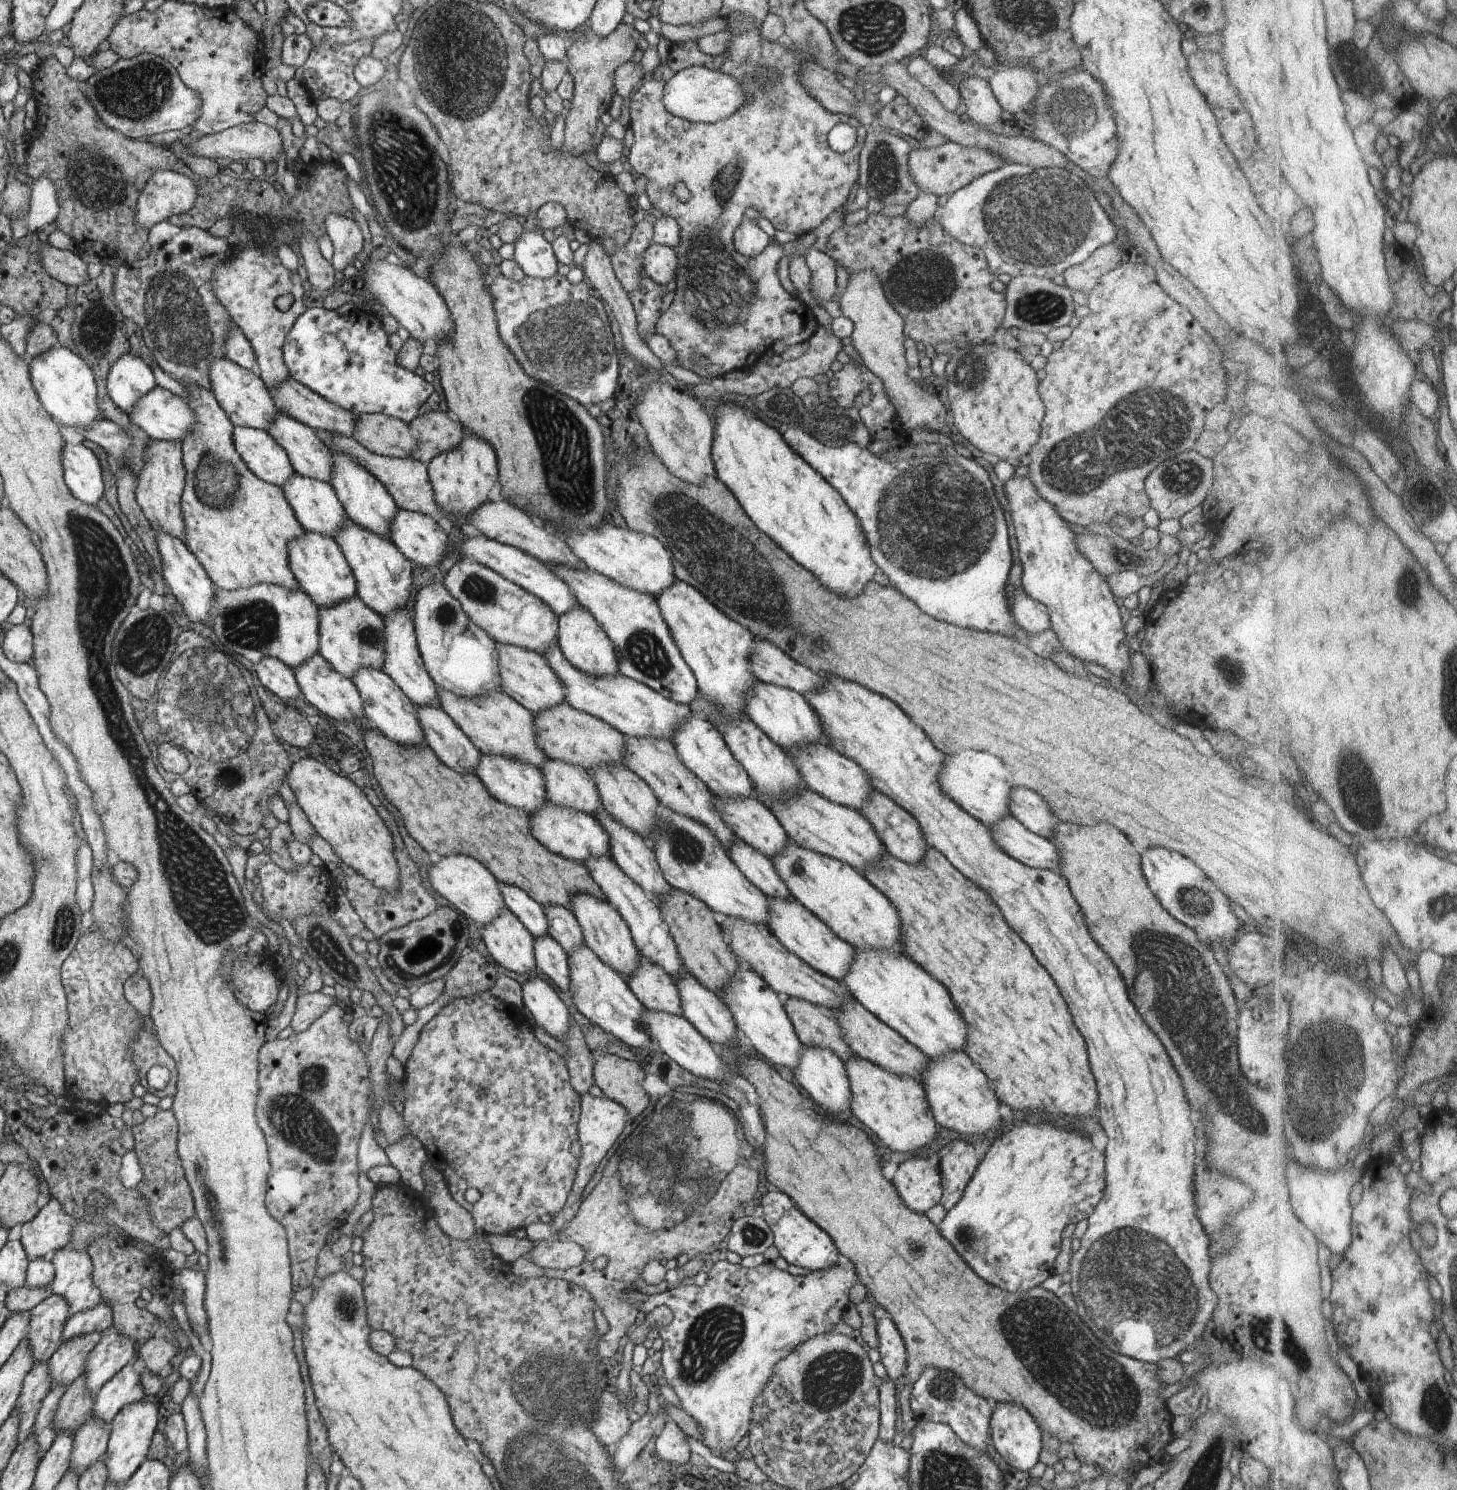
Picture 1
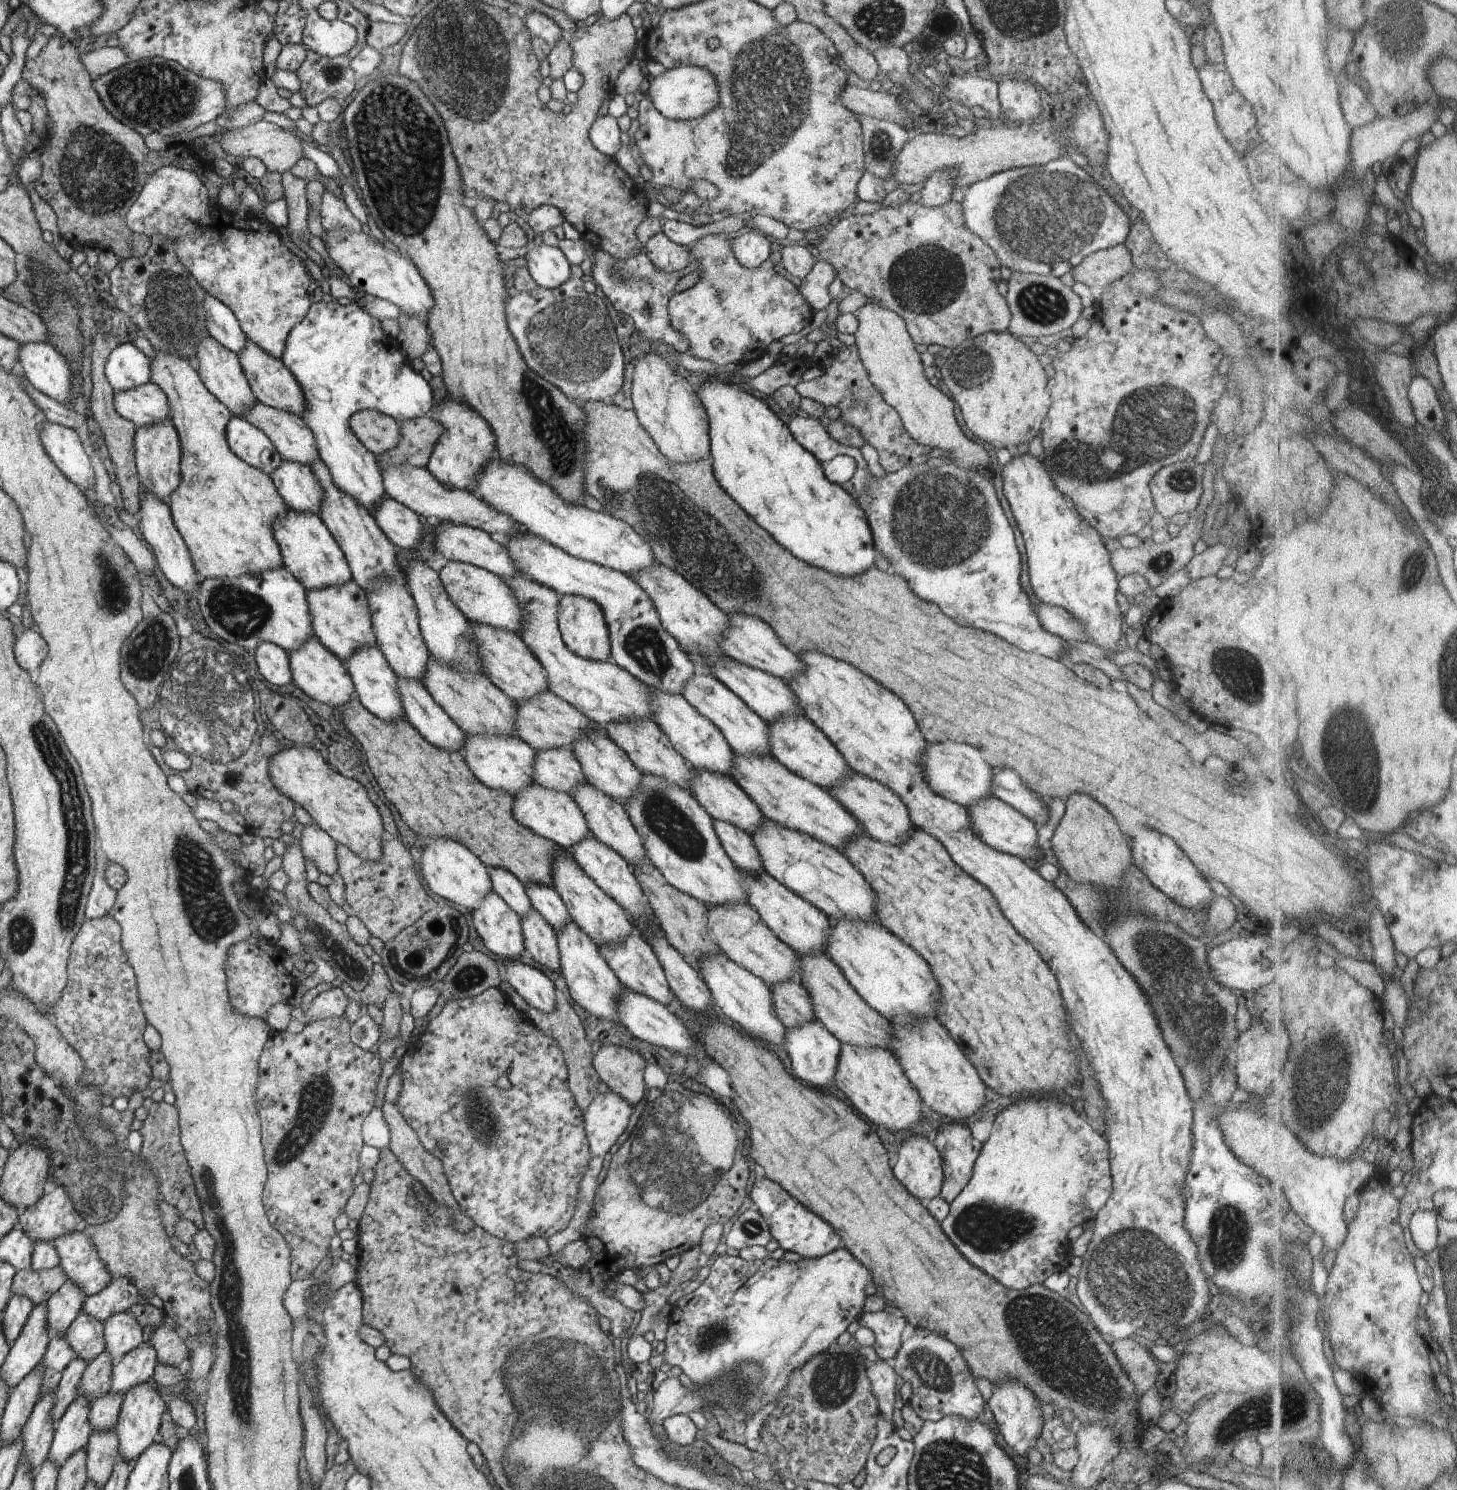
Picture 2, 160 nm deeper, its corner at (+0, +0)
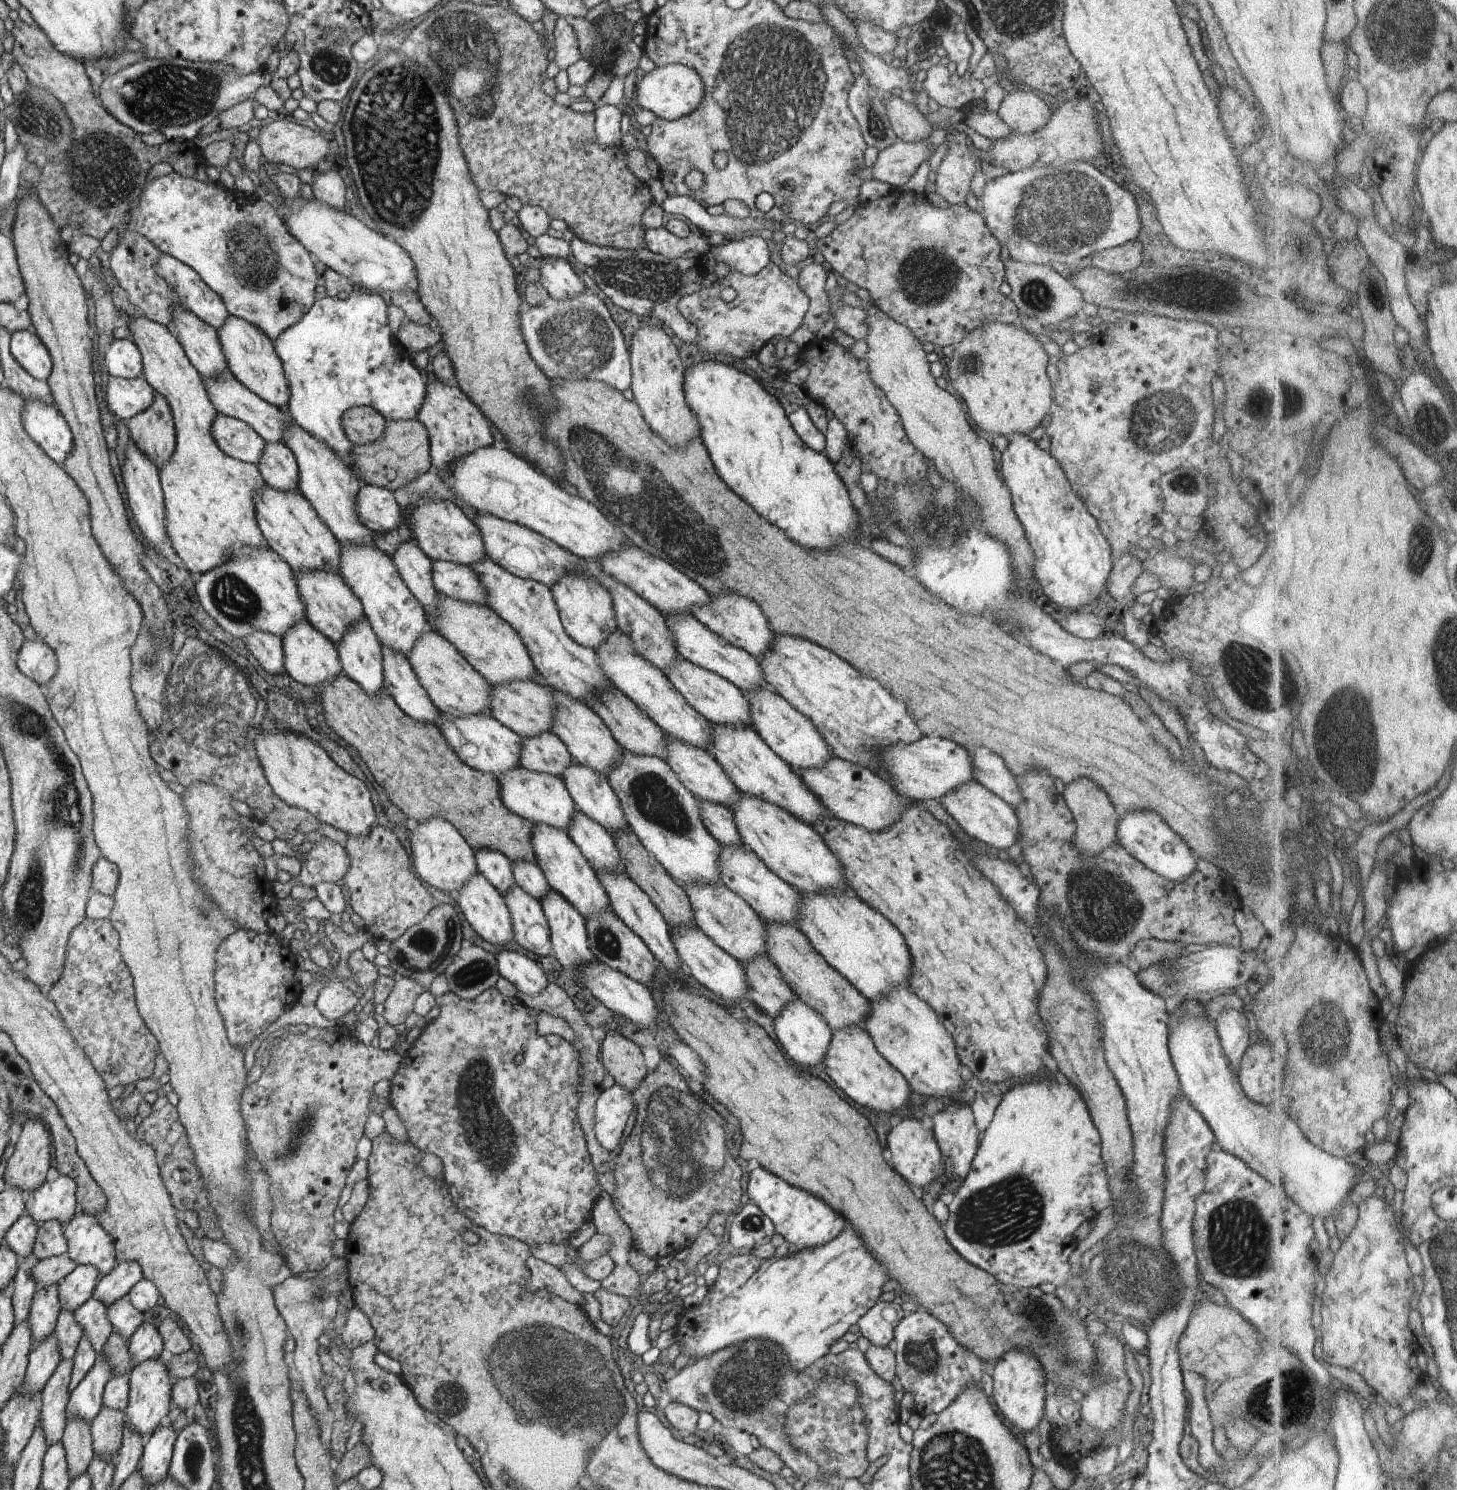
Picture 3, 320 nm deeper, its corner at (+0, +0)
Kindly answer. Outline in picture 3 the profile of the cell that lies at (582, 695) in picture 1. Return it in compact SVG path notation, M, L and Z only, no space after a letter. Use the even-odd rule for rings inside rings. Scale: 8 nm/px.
M488 556L469 567L487 590L487 604L521 636L535 670L547 680L548 685L587 705L592 695L616 689L600 668L595 650L579 645L568 636L548 585L514 576Z

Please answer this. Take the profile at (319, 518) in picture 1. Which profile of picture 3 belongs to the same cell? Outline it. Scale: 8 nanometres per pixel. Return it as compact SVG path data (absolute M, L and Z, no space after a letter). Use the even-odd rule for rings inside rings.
M267 442L257 467L266 484L283 491L298 491L300 469L296 454L284 443Z

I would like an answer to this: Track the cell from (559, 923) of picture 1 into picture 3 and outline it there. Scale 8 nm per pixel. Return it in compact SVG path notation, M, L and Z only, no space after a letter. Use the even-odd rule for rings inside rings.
M518 859L511 861L511 867L515 882L541 902L551 887L537 863Z

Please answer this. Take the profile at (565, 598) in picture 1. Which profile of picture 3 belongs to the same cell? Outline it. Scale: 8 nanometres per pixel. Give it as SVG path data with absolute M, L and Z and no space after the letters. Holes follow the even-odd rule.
M426 499L414 505L410 513L414 541L433 561L445 560L469 567L486 557L478 527L454 501Z

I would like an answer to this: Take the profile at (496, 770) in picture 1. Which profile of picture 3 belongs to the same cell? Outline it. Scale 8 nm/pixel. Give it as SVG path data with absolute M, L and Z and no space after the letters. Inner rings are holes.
M440 712L435 720L440 732L453 751L473 769L494 773L498 778L507 770L517 767L521 753L522 737L498 722L486 712L475 715L457 716Z

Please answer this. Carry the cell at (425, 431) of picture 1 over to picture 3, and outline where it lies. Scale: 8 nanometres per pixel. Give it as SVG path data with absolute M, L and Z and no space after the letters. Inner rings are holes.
M388 418L384 436L371 443L354 445L353 470L363 484L378 485L395 491L432 470L429 435L425 425L418 419L393 421Z

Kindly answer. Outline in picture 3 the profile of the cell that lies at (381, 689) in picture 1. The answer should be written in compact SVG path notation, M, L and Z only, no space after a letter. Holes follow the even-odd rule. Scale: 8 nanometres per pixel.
M366 618L354 623L336 644L344 674L374 696L385 682L381 645Z

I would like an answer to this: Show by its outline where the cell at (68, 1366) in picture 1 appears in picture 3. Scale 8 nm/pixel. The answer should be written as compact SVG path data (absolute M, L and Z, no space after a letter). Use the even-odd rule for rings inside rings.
M90 1297L82 1306L75 1310L75 1319L83 1328L94 1350L97 1353L102 1352L103 1346L113 1333L113 1326L107 1317L107 1308L101 1300L96 1297Z

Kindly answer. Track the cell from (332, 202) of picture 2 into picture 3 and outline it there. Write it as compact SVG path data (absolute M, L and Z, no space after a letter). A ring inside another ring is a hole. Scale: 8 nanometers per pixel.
M335 166L327 172L316 173L313 176L312 188L314 197L329 204L337 211L343 211L347 202L346 197L344 197L346 187L344 175L341 175Z

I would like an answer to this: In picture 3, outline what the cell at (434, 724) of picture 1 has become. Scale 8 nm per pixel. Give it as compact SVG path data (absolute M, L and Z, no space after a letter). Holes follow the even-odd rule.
M381 645L384 657L386 688L398 706L414 720L435 724L440 711L430 700L428 693L420 684L408 657L402 651L393 651L389 646Z

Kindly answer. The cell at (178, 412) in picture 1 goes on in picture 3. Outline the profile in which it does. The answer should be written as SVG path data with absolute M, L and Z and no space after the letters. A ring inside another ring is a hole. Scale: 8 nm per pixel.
M109 375L103 391L110 412L117 420L124 420L145 411L153 403L155 390L144 376L125 379Z

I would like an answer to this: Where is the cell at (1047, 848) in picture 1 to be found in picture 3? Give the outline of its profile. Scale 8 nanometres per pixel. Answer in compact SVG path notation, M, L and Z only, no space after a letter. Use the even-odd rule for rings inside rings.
M974 779L950 789L938 802L979 845L994 846L1000 850L1008 849L1018 841L1020 823L1014 808Z

